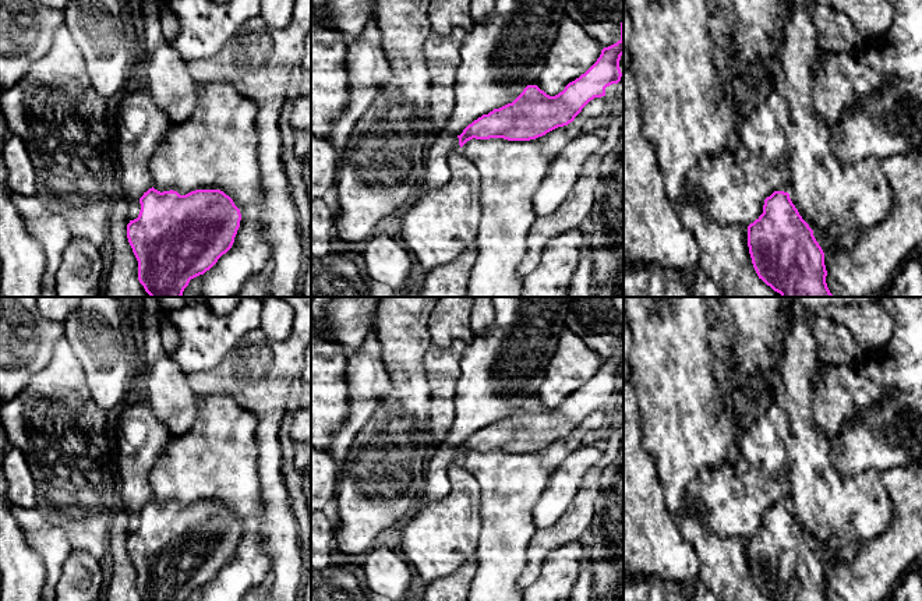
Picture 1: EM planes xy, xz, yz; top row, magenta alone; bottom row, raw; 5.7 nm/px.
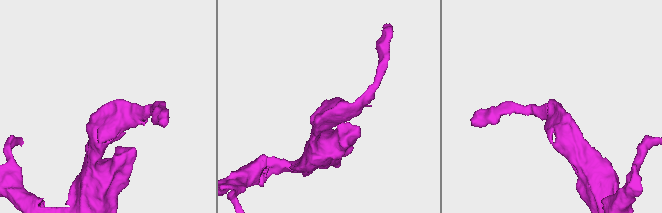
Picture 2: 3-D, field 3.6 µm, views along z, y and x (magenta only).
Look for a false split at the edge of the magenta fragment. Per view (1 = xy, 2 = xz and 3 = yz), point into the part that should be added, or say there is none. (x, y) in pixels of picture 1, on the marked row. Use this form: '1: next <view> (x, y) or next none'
1: next none
2: next none
3: next none

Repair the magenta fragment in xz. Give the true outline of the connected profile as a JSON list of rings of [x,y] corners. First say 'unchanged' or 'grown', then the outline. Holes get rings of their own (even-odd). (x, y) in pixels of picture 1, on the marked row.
unchanged | [[[624,17],[621,39],[604,47],[597,61],[584,74],[569,82],[562,92],[550,96],[537,85],[527,85],[512,103],[494,109],[469,124],[458,135],[460,148],[473,138],[530,141],[568,125],[590,100],[605,96],[605,88],[621,81],[622,54]]]

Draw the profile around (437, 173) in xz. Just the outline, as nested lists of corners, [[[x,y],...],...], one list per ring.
[[[495,0],[494,10],[476,24],[459,47],[453,77],[455,106],[444,130],[431,137],[425,151],[424,180],[417,195],[445,185],[451,178],[448,156],[460,149],[459,135],[483,114],[512,103],[527,85],[536,85],[548,50],[566,17],[566,0]]]

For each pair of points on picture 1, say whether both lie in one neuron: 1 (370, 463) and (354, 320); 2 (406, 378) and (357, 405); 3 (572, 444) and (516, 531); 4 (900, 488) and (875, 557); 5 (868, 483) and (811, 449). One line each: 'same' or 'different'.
1: different
2: different
3: same
4: same
5: same

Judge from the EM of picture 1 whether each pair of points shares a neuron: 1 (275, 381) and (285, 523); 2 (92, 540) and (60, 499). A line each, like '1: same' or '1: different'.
1: same
2: same

